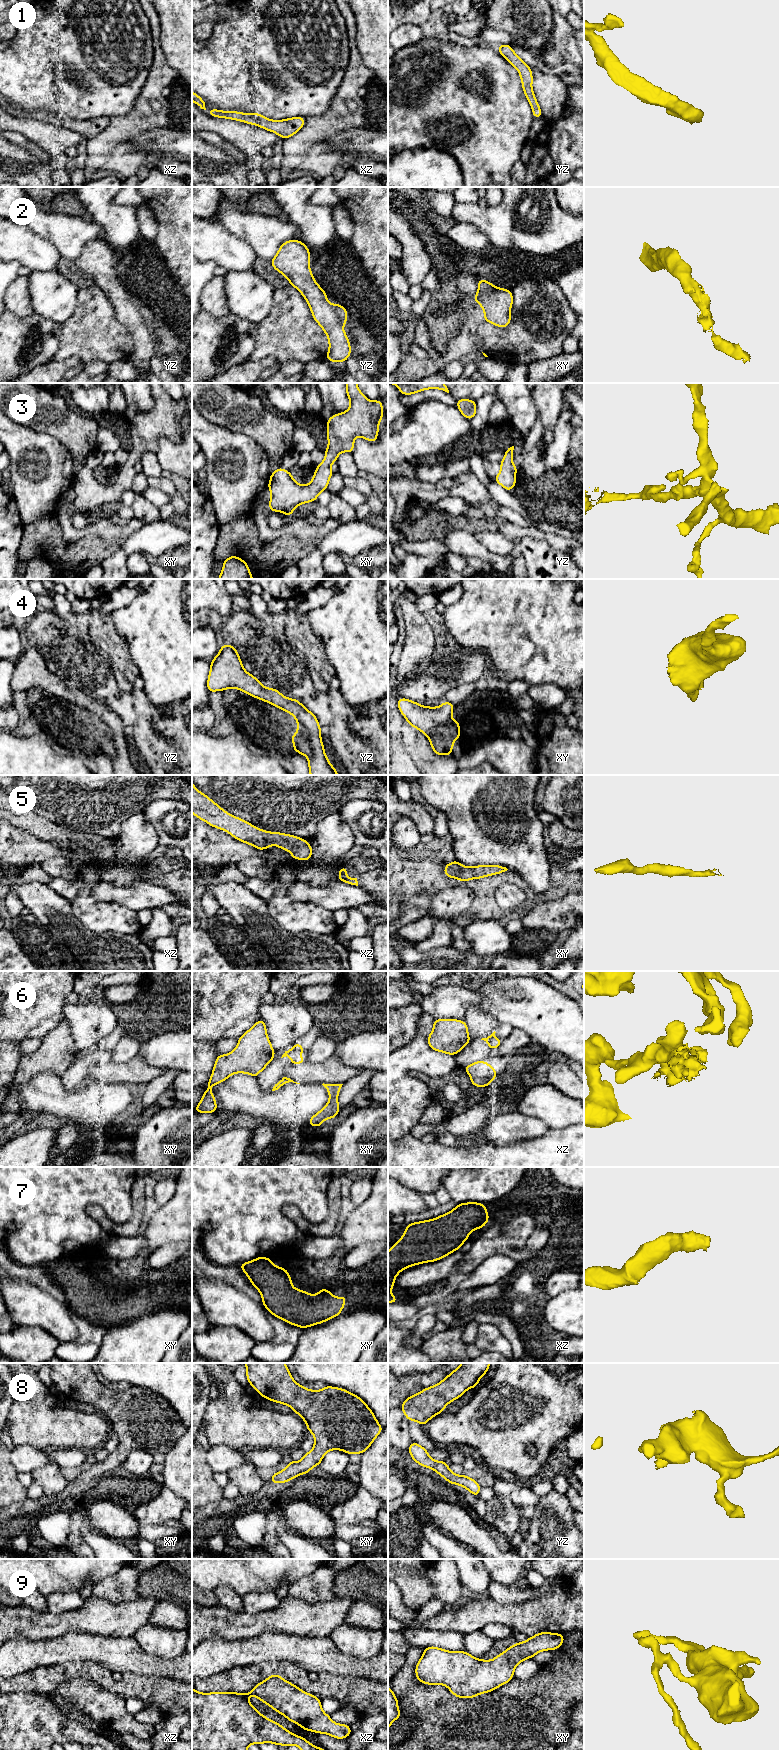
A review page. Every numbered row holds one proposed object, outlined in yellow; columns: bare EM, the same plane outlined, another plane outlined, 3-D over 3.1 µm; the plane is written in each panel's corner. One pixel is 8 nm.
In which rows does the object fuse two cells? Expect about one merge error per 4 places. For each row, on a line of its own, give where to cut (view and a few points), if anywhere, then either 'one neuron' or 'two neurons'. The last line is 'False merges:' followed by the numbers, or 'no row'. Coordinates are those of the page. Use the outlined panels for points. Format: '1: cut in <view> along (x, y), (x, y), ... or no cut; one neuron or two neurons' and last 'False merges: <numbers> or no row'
1: no cut; one neuron
2: no cut; one neuron
3: no cut; one neuron
4: cut in yz along (297, 720), (308, 734), (308, 757); two neurons
5: no cut; one neuron
6: cut in xy along (273, 1050), (273, 1057); two neurons
7: no cut; one neuron
8: no cut; one neuron
9: no cut; one neuron
False merges: 4, 6

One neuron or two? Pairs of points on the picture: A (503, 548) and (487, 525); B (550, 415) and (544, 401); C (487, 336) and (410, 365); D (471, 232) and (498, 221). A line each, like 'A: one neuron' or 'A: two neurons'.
A: two neurons
B: one neuron
C: two neurons
D: two neurons

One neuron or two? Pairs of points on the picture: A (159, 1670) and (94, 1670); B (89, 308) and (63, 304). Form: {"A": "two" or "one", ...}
{"A": "two", "B": "two"}

